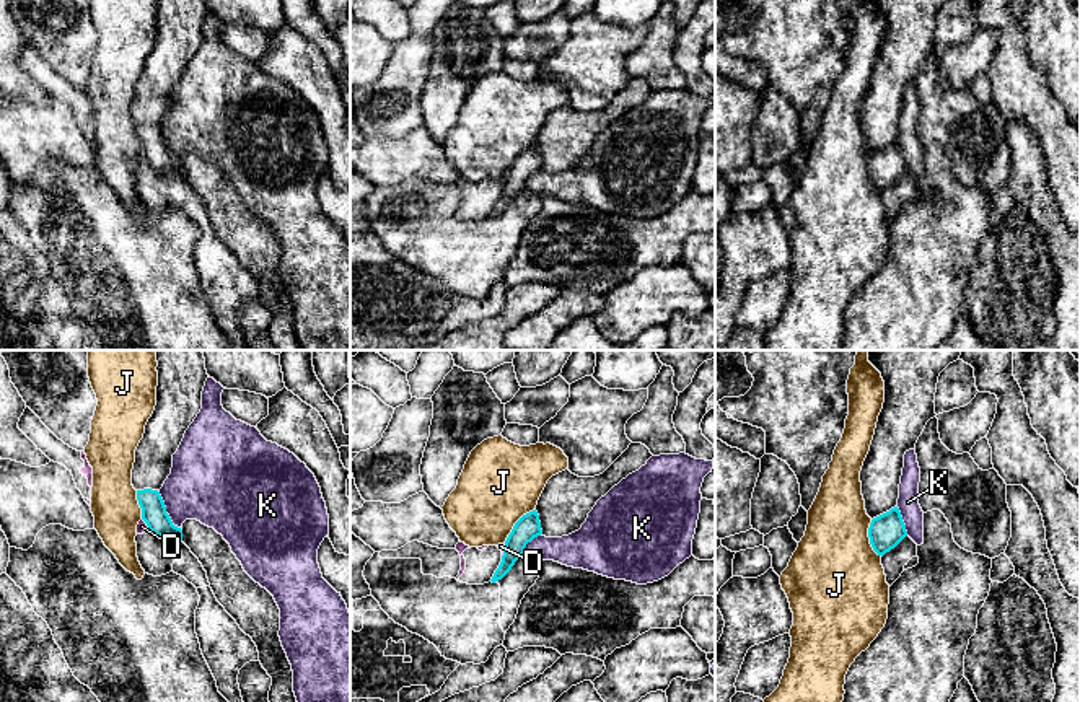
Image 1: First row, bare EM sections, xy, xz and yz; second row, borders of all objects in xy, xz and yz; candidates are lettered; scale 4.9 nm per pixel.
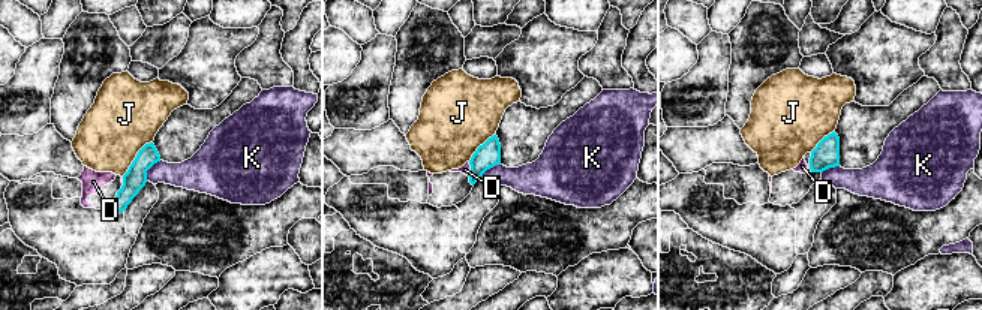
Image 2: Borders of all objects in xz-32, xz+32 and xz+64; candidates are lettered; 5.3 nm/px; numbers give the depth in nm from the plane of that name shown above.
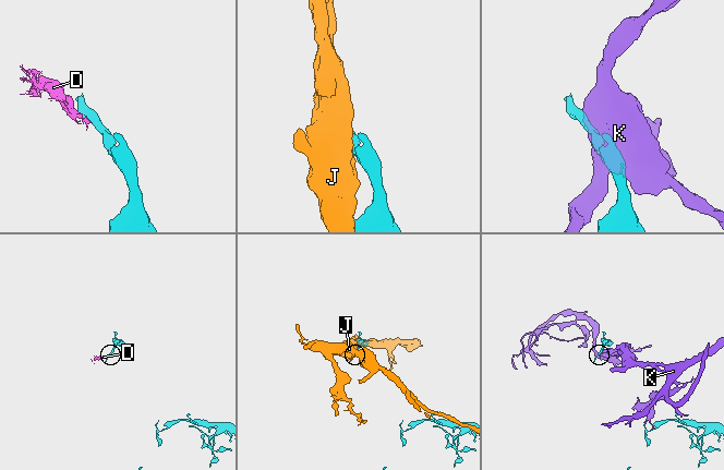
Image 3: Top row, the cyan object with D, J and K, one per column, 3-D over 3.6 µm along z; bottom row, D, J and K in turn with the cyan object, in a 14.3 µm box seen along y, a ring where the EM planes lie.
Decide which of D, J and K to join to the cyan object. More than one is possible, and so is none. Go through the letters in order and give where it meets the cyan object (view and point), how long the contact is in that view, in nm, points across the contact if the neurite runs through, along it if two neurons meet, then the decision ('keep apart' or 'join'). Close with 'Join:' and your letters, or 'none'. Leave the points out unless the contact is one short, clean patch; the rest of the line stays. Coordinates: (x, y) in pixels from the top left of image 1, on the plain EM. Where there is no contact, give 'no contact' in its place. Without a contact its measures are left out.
D: meets cyan in xz at (504, 184); contact 70 nm long; border along xz (505, 178), (502, 191); keep apart
J: meets cyan in xz at (515, 158); contact 220 nm long; keep apart
K: meets cyan in xy at (165, 147); contact 240 nm long; border along xy (157, 126), (170, 155), (181, 165); keep apart
Join: none

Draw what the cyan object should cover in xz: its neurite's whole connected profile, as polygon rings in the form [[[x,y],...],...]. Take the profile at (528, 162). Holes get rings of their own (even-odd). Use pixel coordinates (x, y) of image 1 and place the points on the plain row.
[[[536,145],[523,150],[513,161],[505,176],[502,197],[492,212],[492,218],[502,215],[515,200],[515,197],[525,189],[525,182],[534,173],[541,171],[541,156]]]

